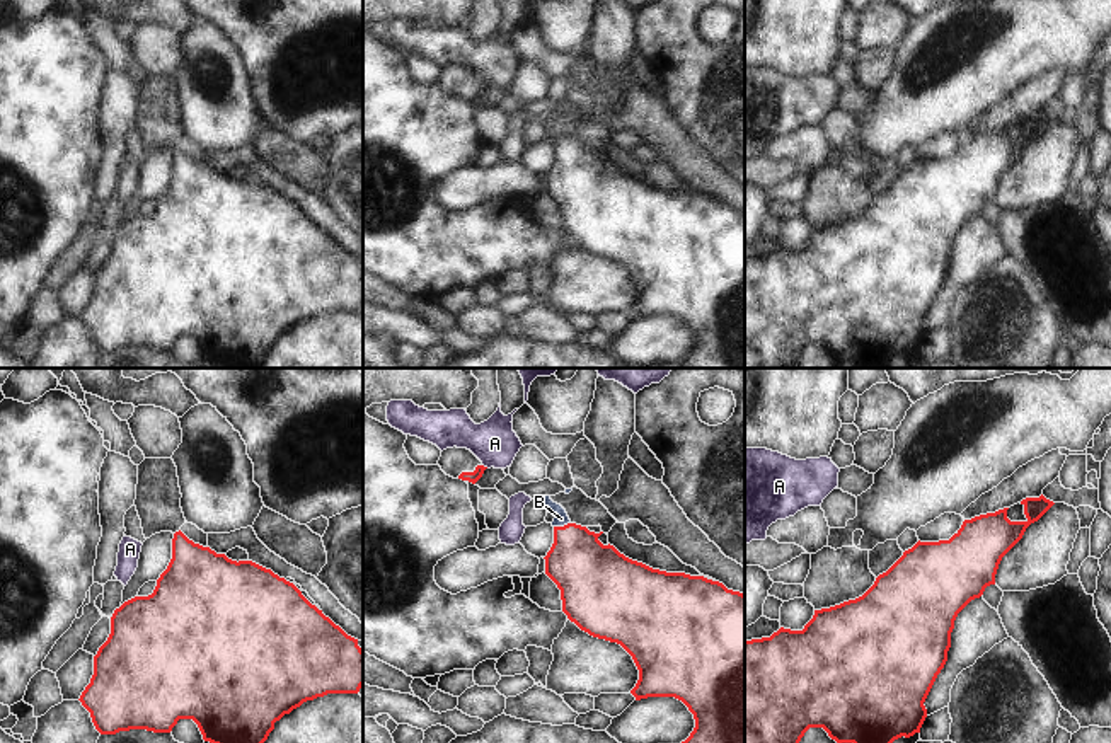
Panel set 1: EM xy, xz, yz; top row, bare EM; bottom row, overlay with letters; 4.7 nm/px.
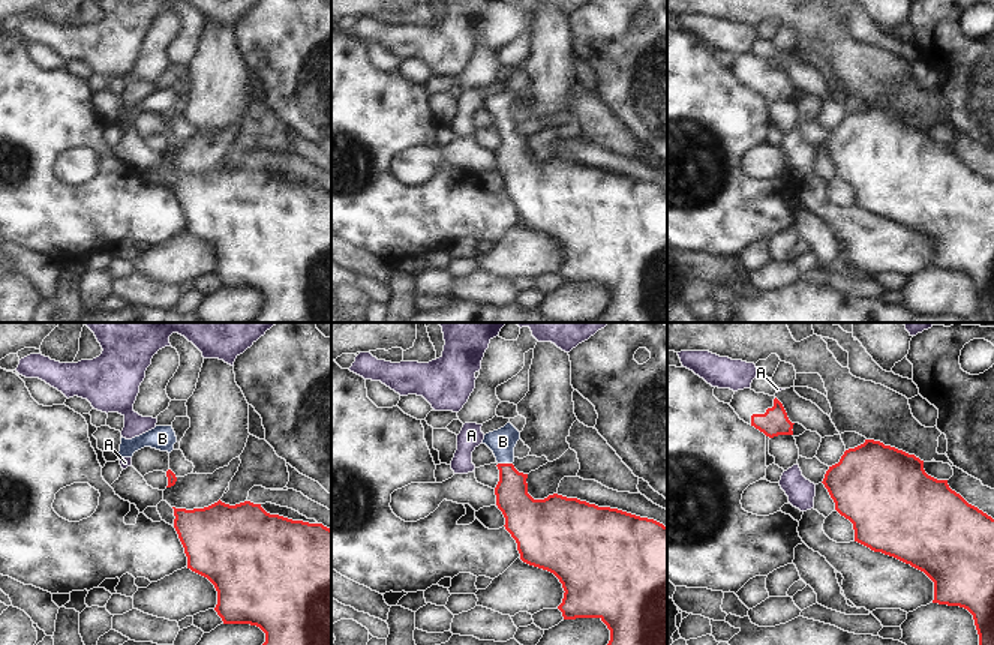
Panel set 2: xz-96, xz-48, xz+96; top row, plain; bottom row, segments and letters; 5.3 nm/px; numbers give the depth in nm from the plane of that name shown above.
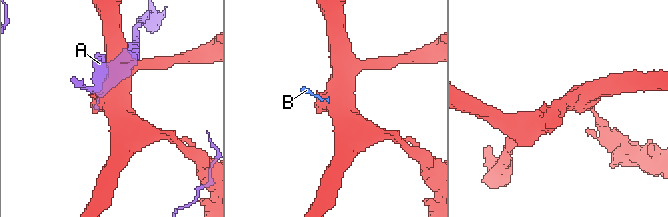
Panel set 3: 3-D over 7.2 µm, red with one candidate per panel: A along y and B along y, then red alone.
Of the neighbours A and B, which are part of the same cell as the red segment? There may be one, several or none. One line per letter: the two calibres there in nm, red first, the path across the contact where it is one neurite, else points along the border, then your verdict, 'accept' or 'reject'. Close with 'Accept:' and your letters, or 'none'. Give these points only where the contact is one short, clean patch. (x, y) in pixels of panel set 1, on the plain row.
A: 50/220 nm | reject
B: 300/70 nm | across xz (587, 190), (561, 145), (561, 137) | accept
Accept: B

